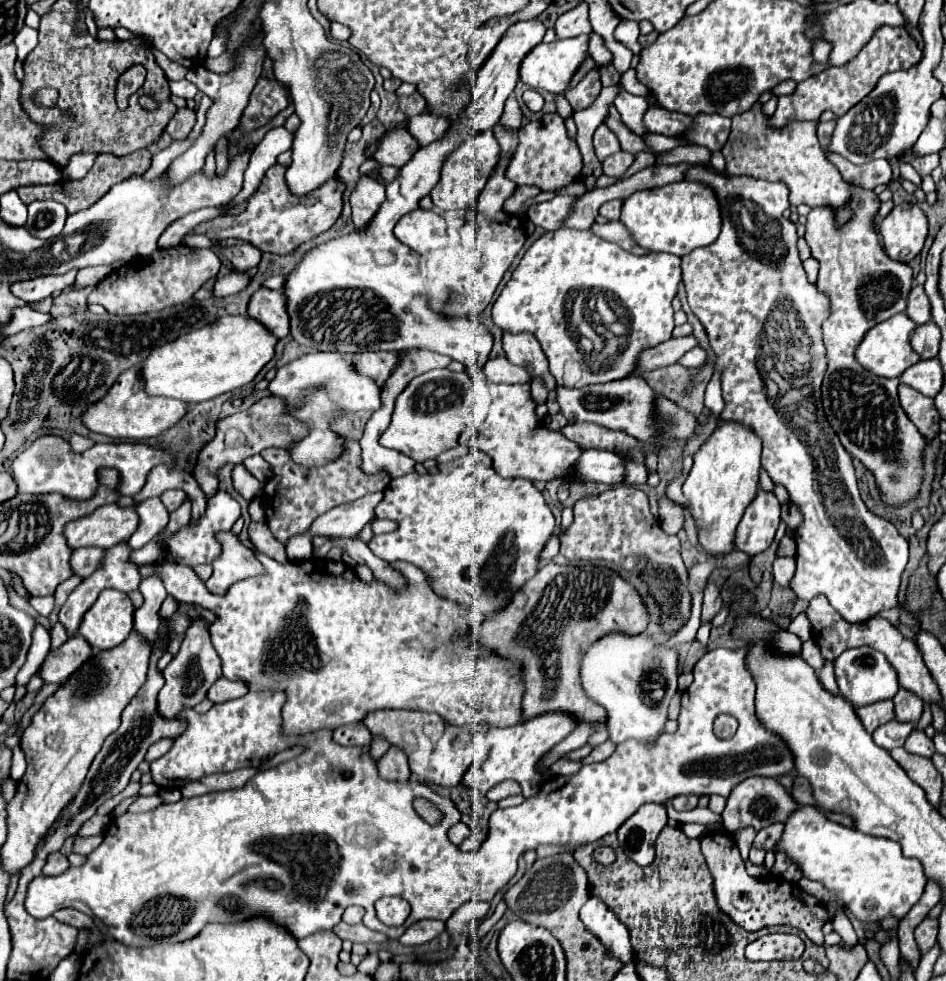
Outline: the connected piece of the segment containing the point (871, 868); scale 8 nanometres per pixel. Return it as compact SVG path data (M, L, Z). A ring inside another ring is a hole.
M798 806L788 816L776 850L786 854L804 878L820 882L836 894L864 926L880 926L884 918L902 920L920 900L928 882L920 860L906 858L898 842L864 836L854 828L832 822L816 806Z

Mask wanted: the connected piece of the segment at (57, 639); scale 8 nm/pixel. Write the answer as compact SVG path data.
M60 622L54 626L54 630L52 630L52 648L58 648L58 646L62 646L66 640L68 640L68 634L66 634L66 628L64 628L64 624L60 626Z

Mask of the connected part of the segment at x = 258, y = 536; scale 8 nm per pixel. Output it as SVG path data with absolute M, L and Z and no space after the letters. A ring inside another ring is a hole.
M250 522L248 526L248 538L254 544L254 548L278 562L286 562L286 550L284 546L280 546L280 542L274 540L272 532L268 530L266 522Z

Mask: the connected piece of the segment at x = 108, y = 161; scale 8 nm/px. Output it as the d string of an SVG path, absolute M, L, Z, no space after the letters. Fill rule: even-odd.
M146 148L136 150L136 152L122 156L122 158L116 158L112 154L99 154L92 169L82 180L62 182L62 184L54 184L54 186L36 186L36 188L35 186L21 186L17 192L26 204L30 204L34 200L56 200L56 202L62 202L66 206L68 214L76 214L84 208L90 208L94 202L98 202L116 182L122 182L124 178L128 178L128 174L142 174L144 170L148 170L150 160L152 160L152 154Z

